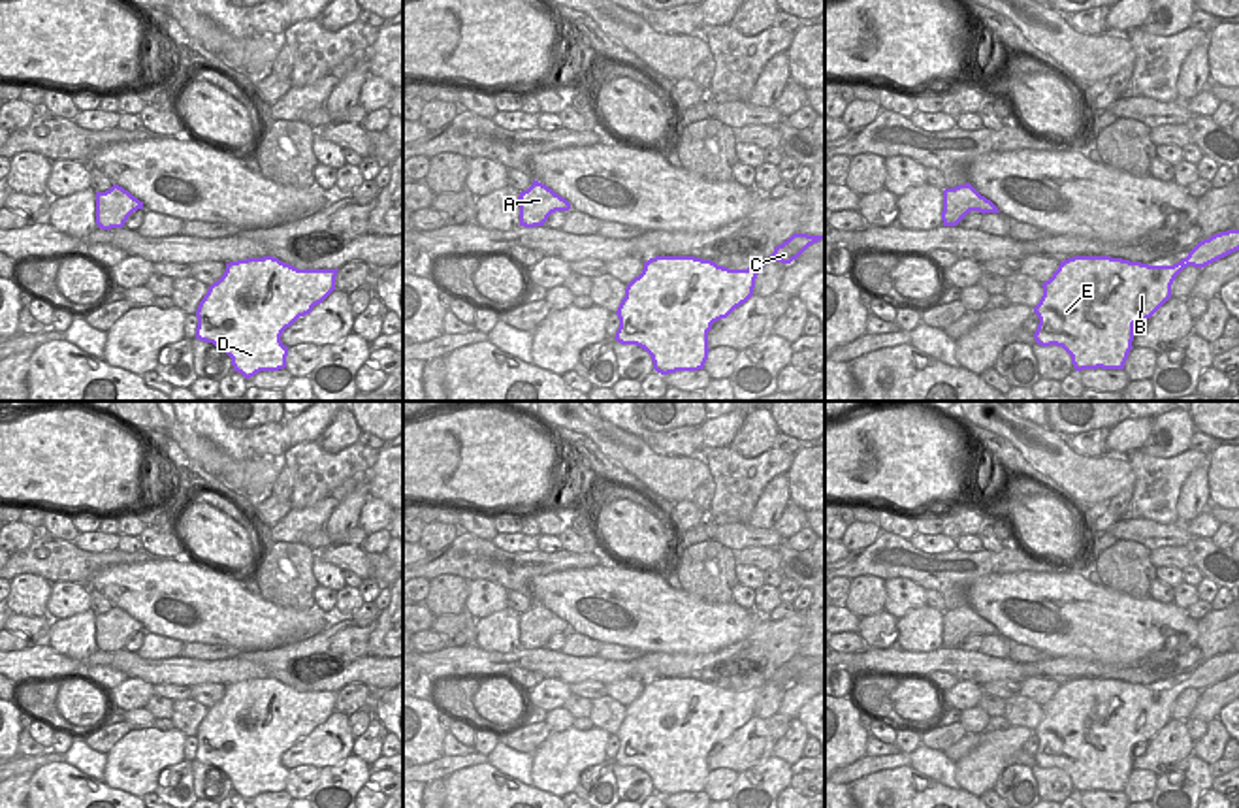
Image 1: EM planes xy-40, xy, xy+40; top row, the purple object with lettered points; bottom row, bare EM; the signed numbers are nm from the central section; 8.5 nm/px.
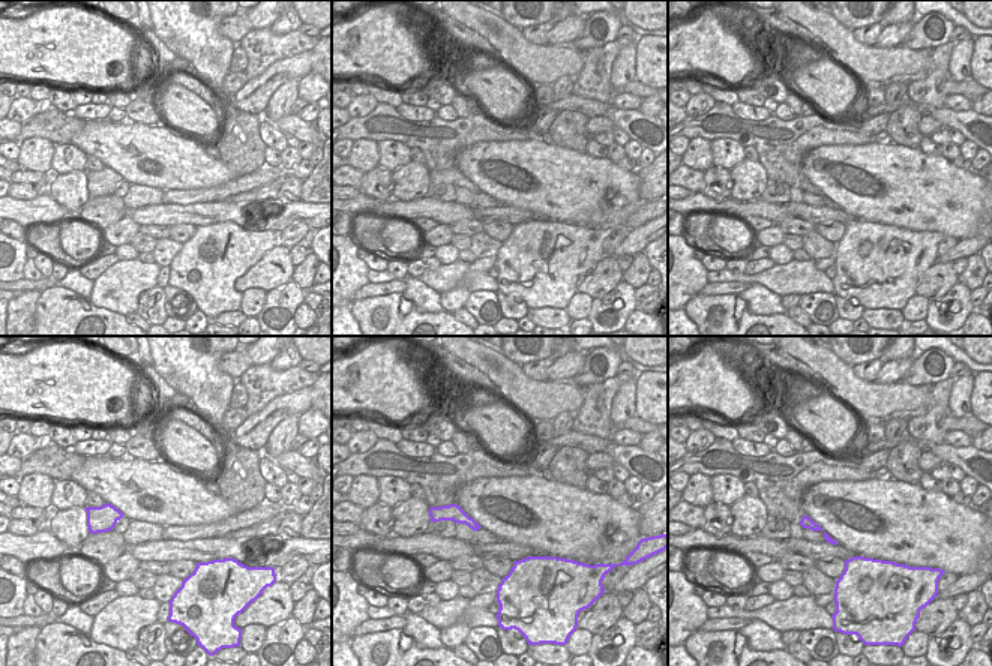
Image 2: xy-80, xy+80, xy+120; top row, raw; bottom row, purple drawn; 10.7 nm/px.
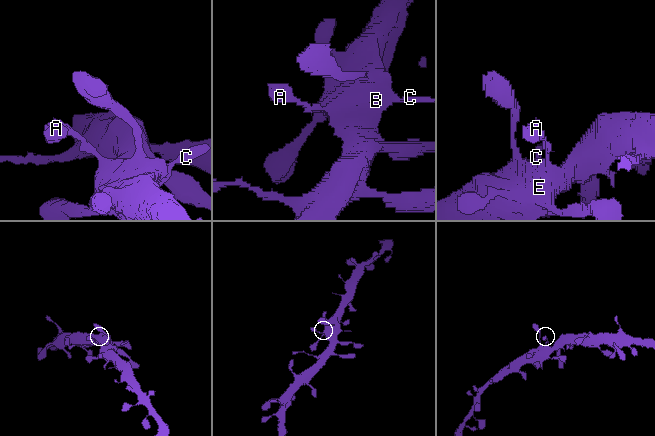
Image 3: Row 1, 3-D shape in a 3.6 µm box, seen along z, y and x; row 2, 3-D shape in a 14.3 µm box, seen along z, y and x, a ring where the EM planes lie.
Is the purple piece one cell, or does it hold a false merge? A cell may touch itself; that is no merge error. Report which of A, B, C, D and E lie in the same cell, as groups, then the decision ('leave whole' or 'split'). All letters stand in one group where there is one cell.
groups A B C D E; leave whole

